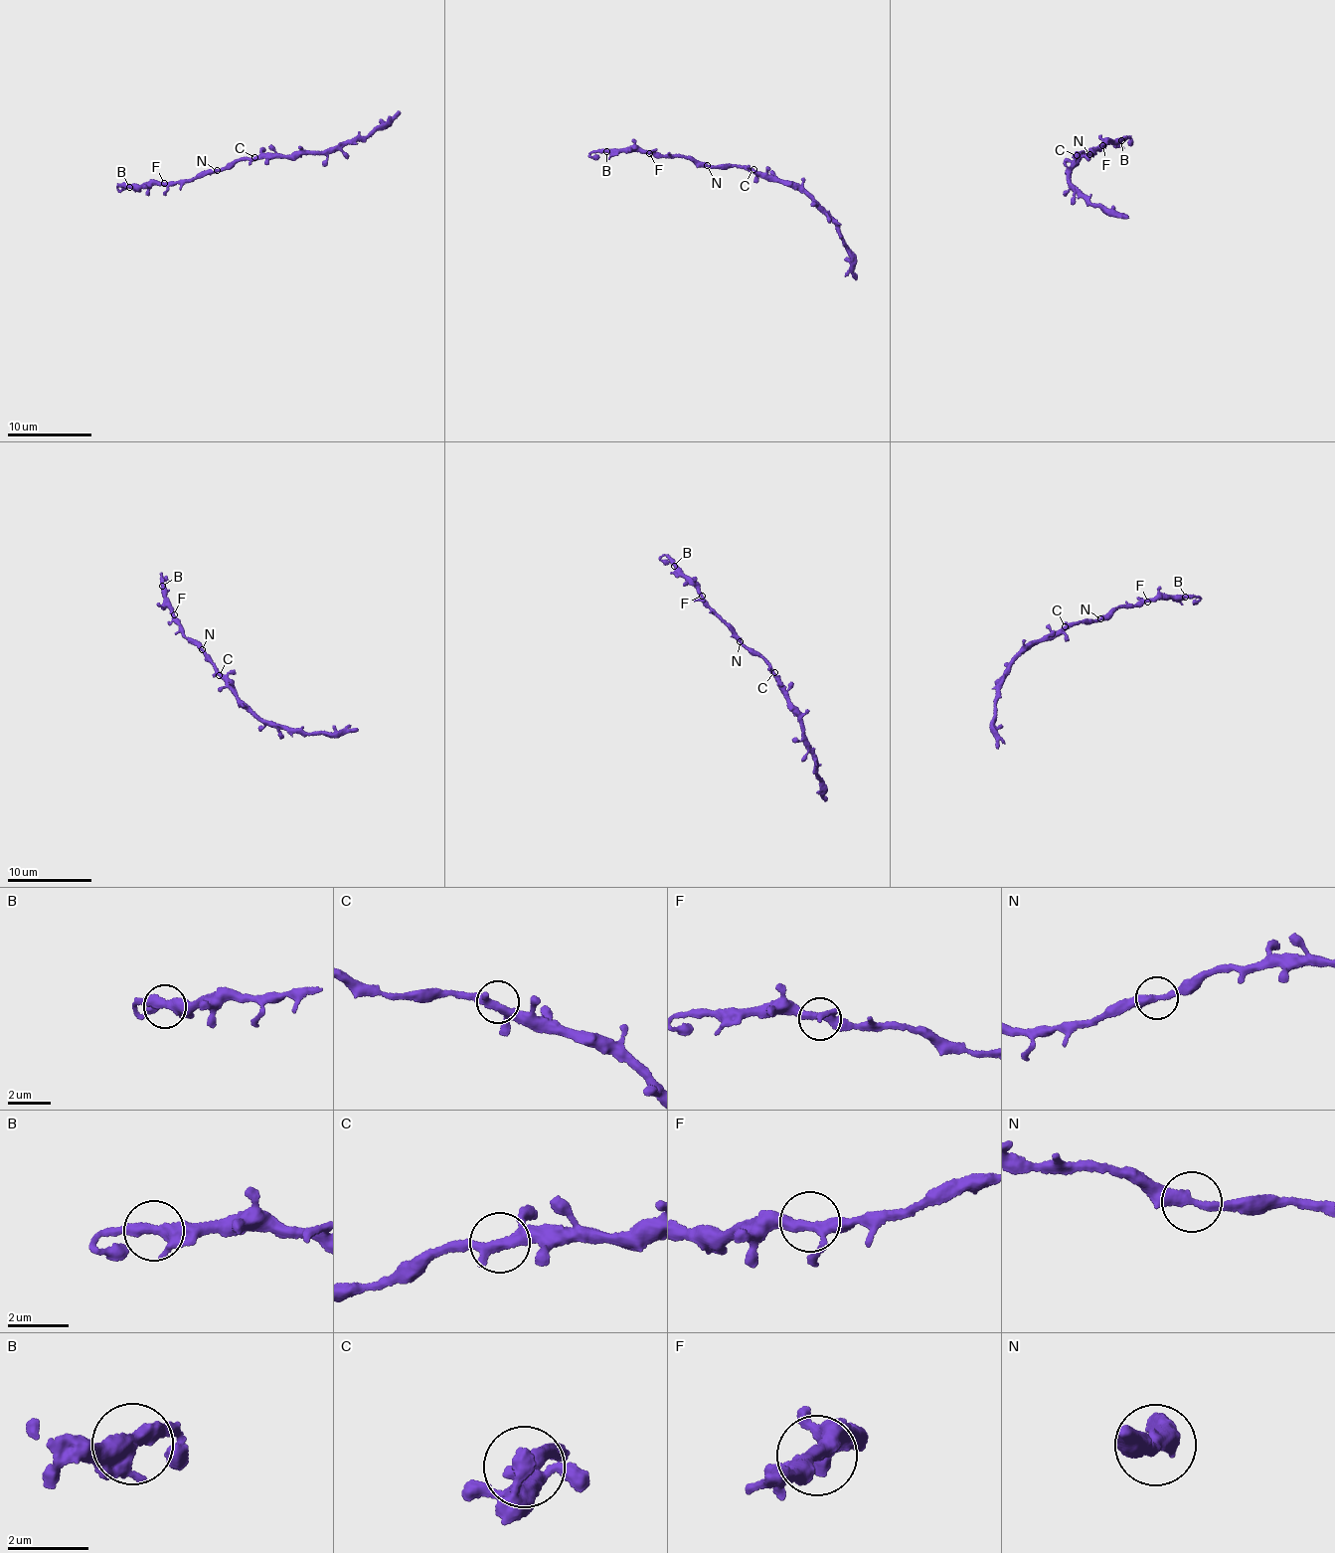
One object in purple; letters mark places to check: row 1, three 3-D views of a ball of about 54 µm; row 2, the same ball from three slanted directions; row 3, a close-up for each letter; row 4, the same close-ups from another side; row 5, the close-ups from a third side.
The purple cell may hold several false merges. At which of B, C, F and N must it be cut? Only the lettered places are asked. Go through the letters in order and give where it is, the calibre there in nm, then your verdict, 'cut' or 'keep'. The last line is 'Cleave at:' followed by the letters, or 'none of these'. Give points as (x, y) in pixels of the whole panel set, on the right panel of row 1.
B: (1121, 140) | 360 nm | keep
C: (1077, 155) | 320 nm | keep
F: (1102, 145) | 280 nm | keep
N: (1089, 154) | 320 nm | keep
Cleave at: none of these

